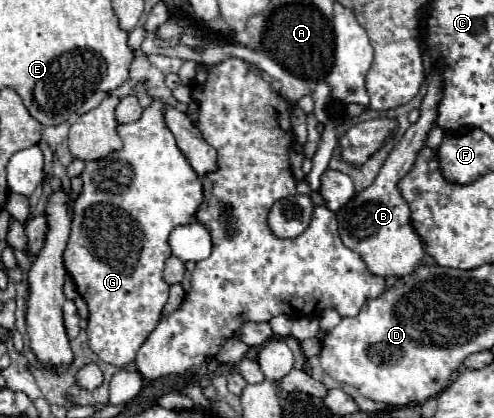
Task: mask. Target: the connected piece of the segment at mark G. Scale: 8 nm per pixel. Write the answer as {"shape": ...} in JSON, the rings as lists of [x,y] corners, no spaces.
{"shape":[[[153,100],[149,108],[143,110],[143,116],[137,122],[131,124],[119,124],[117,126],[117,134],[123,140],[123,148],[119,152],[113,152],[101,160],[95,162],[85,162],[85,170],[81,174],[83,178],[83,190],[79,194],[79,198],[73,204],[73,224],[71,224],[71,236],[69,236],[69,244],[65,250],[65,268],[67,274],[73,278],[79,296],[87,302],[89,306],[89,326],[87,326],[87,336],[89,336],[89,346],[91,350],[107,364],[113,364],[117,368],[125,368],[127,364],[133,362],[137,350],[141,348],[141,344],[147,340],[147,336],[153,332],[153,328],[157,326],[161,312],[167,304],[167,296],[169,296],[169,284],[163,280],[163,266],[165,260],[171,256],[171,248],[169,248],[169,234],[177,228],[177,226],[185,226],[195,222],[195,212],[203,200],[203,192],[201,192],[201,180],[197,176],[197,172],[191,168],[191,164],[187,162],[187,158],[181,154],[181,150],[175,144],[173,134],[169,132],[169,128],[163,122],[163,102],[161,100]]]}

